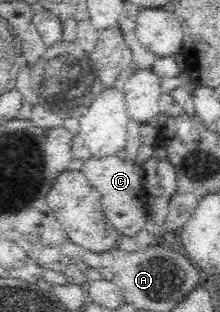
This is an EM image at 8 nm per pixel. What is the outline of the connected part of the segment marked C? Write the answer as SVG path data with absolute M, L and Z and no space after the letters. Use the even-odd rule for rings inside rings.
M116 155L90 157L82 166L82 174L100 192L100 203L107 221L121 236L135 237L148 221L145 205L149 194L143 188L142 163L120 160Z

